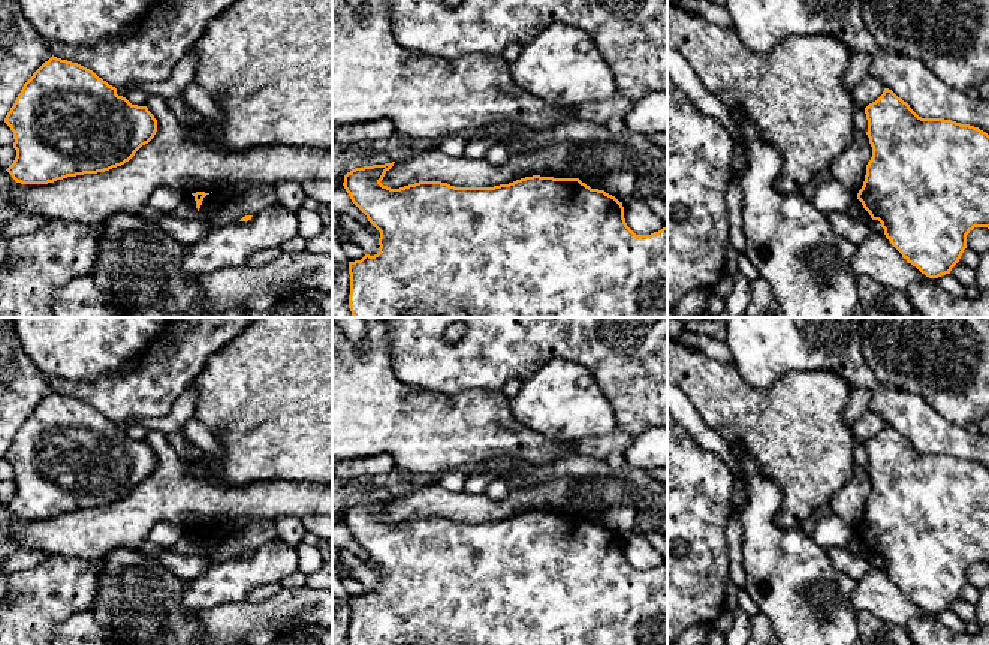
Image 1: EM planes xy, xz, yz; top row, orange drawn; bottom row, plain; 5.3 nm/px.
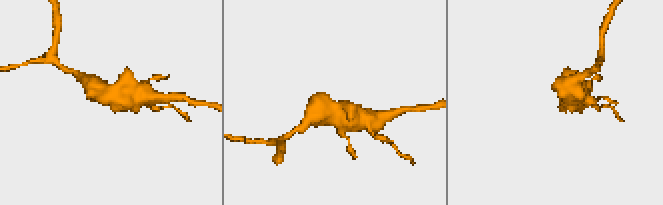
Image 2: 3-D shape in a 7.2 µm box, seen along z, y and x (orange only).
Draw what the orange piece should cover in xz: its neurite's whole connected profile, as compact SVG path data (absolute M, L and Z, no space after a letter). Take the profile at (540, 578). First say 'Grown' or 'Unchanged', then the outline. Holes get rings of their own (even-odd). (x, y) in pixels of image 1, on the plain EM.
Unchanged. M392 498L355 503L344 510L352 537L380 567L379 588L349 597L350 645L667 645L667 560L651 570L636 570L625 558L624 542L604 525L591 524L579 513L525 512L494 522L455 522L441 516L419 516L391 524L380 516Z

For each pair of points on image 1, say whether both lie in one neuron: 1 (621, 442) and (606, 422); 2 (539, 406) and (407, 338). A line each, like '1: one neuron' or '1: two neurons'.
1: two neurons
2: two neurons

